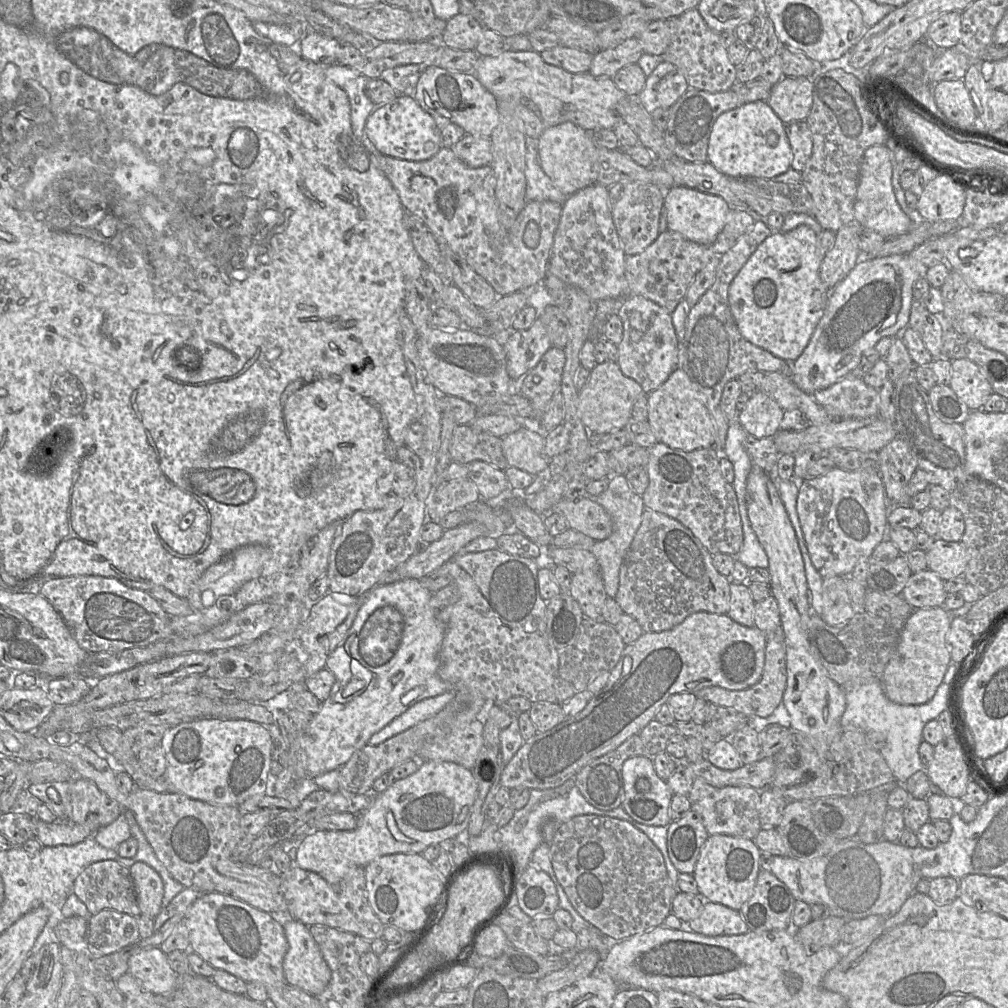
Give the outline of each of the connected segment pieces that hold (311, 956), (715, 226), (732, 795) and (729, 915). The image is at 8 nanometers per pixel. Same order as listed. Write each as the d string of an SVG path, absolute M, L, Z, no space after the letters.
M290 919L283 929L288 950L283 960L283 971L288 985L313 996L321 994L331 979L331 970L312 937L309 927Z
M675 184L670 189L664 190L664 192L668 229L678 232L698 244L707 245L716 240L728 221L733 208L720 196L706 194L681 185Z
M695 777L687 795L691 810L698 812L709 835L724 834L754 840L762 828L759 819L760 791L751 786L716 787L701 777Z
M705 901L701 914L689 922L691 930L705 936L740 935L749 931L740 911Z

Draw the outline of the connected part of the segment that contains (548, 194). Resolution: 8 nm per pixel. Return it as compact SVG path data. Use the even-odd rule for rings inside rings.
M527 140L525 156L526 202L549 200L563 204L568 198L542 170L537 151L537 140Z

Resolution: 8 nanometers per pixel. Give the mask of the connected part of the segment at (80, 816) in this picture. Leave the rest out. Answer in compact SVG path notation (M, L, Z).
M76 777L69 787L70 815L68 820L75 824L84 824L89 815L97 814L100 827L114 822L123 808L103 793L93 782Z

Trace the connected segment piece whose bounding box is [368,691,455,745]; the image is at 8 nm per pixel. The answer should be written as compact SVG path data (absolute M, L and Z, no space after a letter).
M447 691L438 696L418 701L404 713L393 719L379 732L373 734L368 744L378 745L387 739L417 725L441 711L455 696L455 692Z

